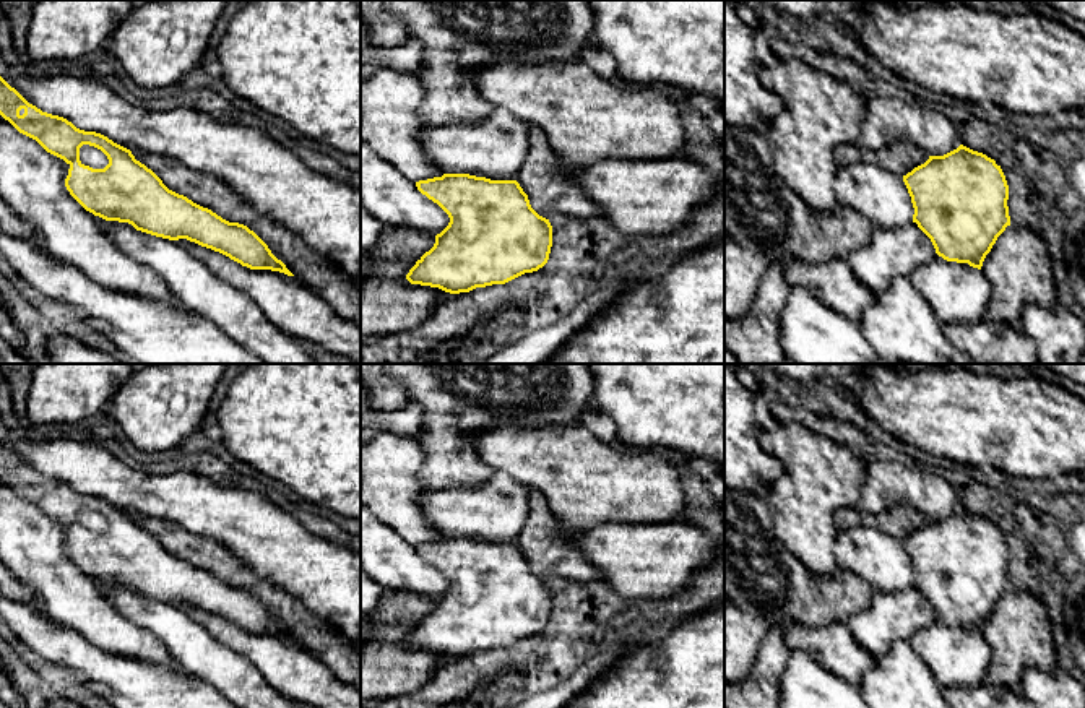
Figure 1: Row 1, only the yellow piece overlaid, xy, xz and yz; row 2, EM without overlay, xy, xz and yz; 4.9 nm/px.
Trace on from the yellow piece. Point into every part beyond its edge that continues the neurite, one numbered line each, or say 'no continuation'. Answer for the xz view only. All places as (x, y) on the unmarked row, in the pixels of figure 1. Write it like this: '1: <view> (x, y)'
no continuation

